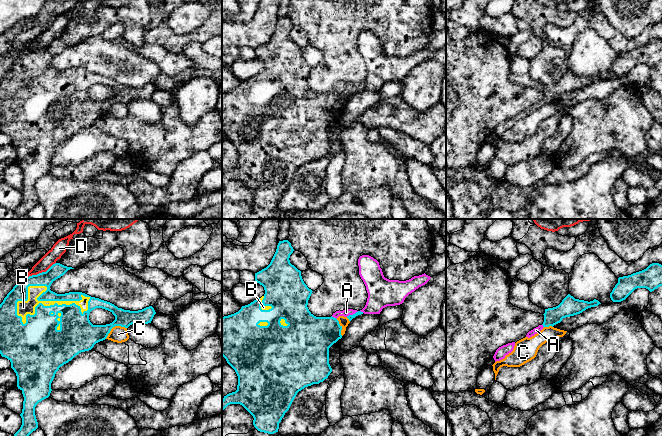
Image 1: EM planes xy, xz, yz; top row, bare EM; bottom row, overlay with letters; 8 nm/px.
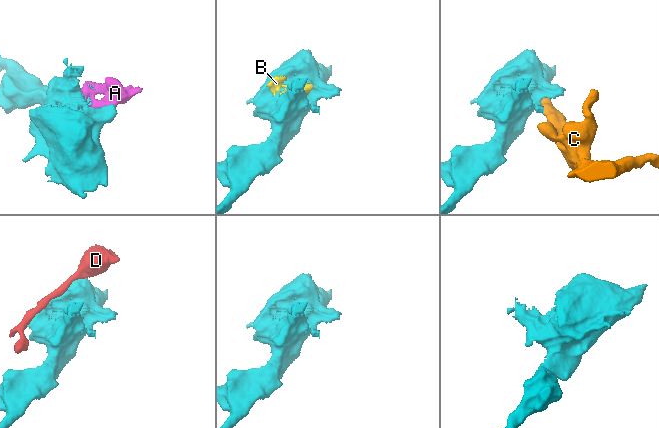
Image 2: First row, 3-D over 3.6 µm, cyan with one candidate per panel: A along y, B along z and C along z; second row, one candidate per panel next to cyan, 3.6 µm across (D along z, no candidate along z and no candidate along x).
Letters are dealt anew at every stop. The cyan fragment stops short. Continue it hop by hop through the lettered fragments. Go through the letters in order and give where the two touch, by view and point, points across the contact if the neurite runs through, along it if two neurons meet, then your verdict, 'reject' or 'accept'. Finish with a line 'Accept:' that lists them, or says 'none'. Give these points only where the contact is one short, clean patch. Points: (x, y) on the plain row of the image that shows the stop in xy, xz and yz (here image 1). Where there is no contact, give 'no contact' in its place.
A: contact xz (353, 90); accept
B: contact xy (46, 76); accept
C: contact xy (114, 102); border xy (126, 103), (114, 102), (105, 114); reject
D: contact xy (37, 50); reject
Accept: A, B

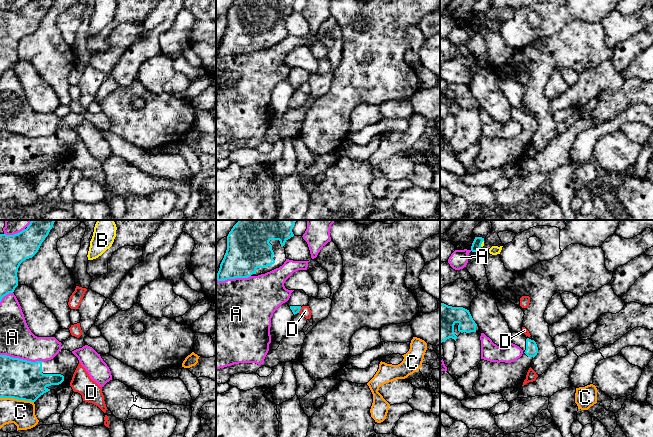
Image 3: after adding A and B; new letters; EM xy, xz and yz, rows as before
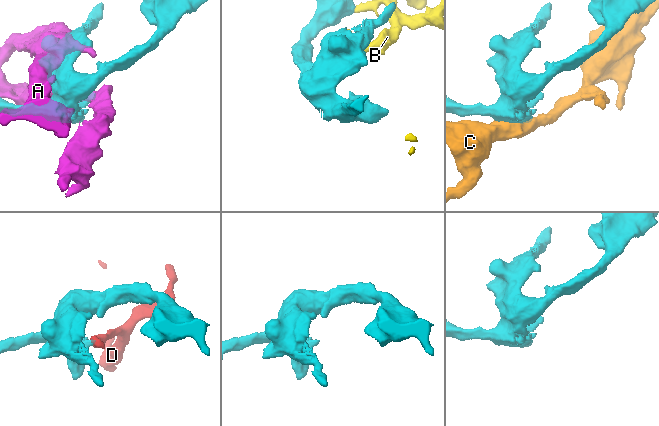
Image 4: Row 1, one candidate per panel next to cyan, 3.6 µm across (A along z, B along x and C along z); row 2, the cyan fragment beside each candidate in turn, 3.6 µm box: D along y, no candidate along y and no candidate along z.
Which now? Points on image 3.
A: contact xy (21, 135); reject
B: contact yz (481, 19); reject
C: contact xy (17, 174); reject
D: contact xz (299, 86); border xz (301, 83), (298, 88); reject
Accept: none

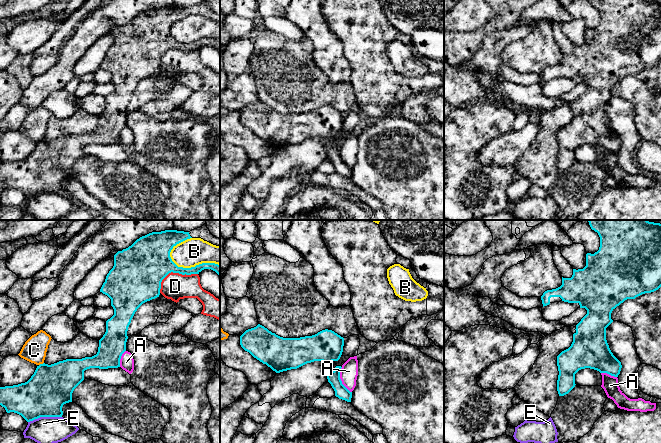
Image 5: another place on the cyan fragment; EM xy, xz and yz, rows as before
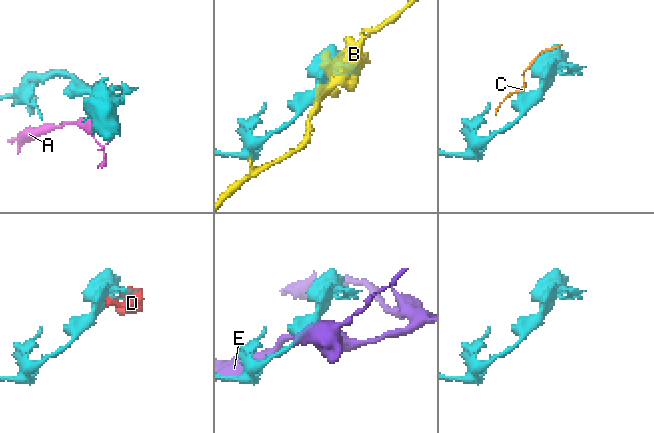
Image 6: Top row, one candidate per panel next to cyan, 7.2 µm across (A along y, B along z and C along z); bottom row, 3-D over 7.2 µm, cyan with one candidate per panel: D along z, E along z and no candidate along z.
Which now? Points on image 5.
A: contact xz (340, 156); border xz (341, 143), (340, 156), (351, 168); reject
B: contact xy (192, 43); reject
C: contact xy (41, 140); reject
D: contact xy (173, 48); reject
E: contact xy (44, 192); reject
Accept: none

